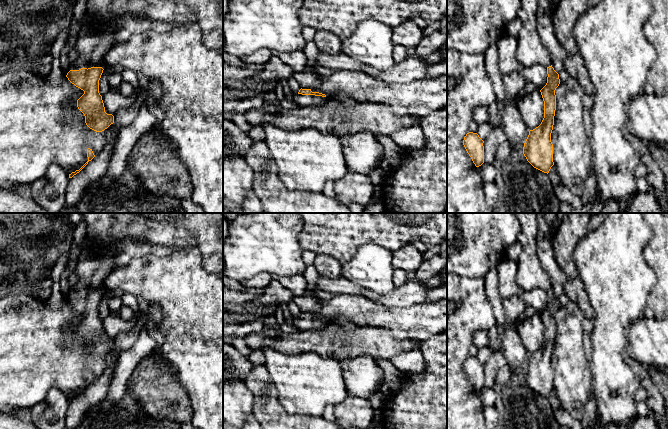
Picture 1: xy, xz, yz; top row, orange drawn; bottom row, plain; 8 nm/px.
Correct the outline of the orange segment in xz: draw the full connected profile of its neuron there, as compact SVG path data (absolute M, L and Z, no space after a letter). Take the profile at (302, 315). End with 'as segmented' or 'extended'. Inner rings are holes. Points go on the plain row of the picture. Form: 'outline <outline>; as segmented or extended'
outline M301 312L299 316L294 319L294 324L300 330L319 330L324 328L328 324L328 321L319 316L312 316L311 313Z; extended

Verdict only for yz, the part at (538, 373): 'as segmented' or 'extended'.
extended

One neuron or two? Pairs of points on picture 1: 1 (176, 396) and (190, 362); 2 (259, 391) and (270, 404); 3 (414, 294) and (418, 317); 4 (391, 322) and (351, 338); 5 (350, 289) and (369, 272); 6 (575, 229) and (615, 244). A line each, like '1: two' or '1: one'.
1: two
2: one
3: two
4: two
5: two
6: two

